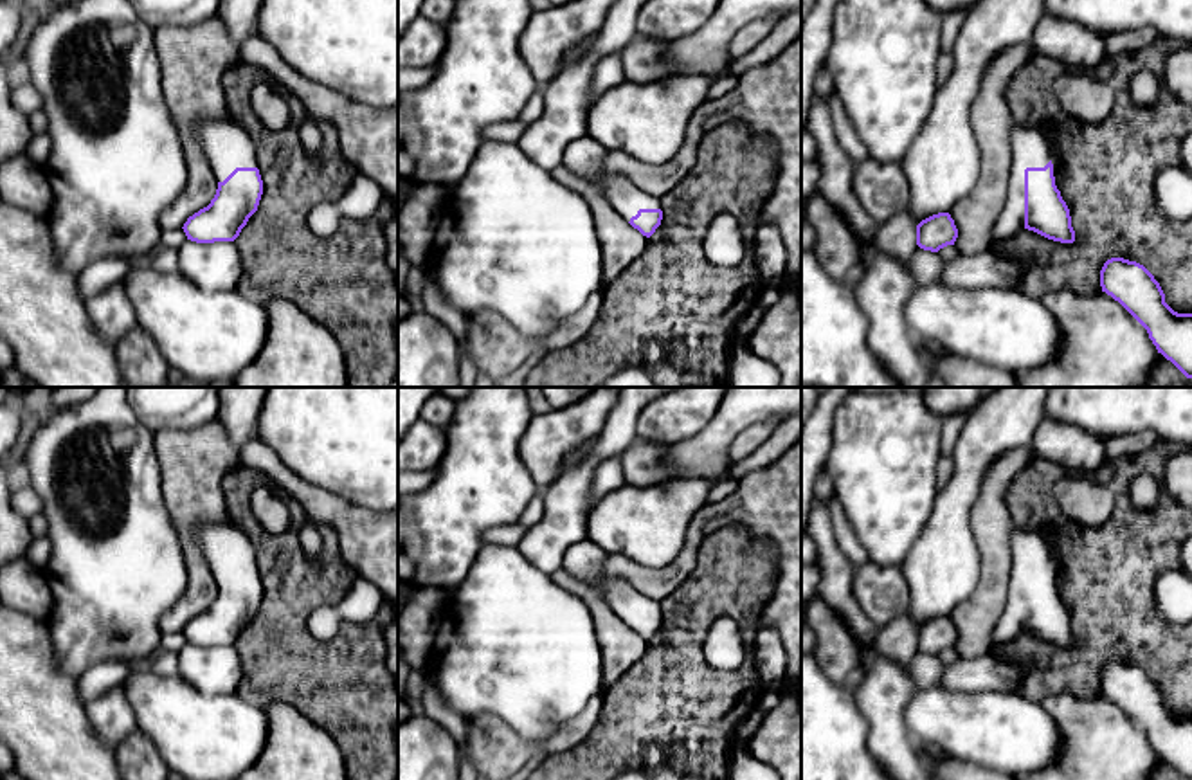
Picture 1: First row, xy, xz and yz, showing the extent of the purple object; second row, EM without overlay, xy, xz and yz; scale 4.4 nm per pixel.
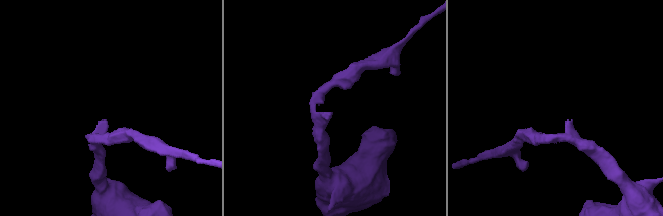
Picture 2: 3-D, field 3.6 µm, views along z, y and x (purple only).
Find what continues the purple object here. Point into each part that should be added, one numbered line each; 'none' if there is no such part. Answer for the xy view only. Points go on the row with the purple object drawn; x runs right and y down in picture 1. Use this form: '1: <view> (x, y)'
1: xy (225, 145)

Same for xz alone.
1: xz (584, 157)

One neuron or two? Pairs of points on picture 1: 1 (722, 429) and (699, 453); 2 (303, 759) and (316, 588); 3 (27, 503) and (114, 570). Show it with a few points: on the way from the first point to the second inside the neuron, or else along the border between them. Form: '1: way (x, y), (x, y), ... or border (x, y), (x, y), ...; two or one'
1: way (717, 435), (704, 447); one
2: border (265, 707), (296, 707), (337, 746); two
3: border (22, 480), (38, 498), (42, 512); two

